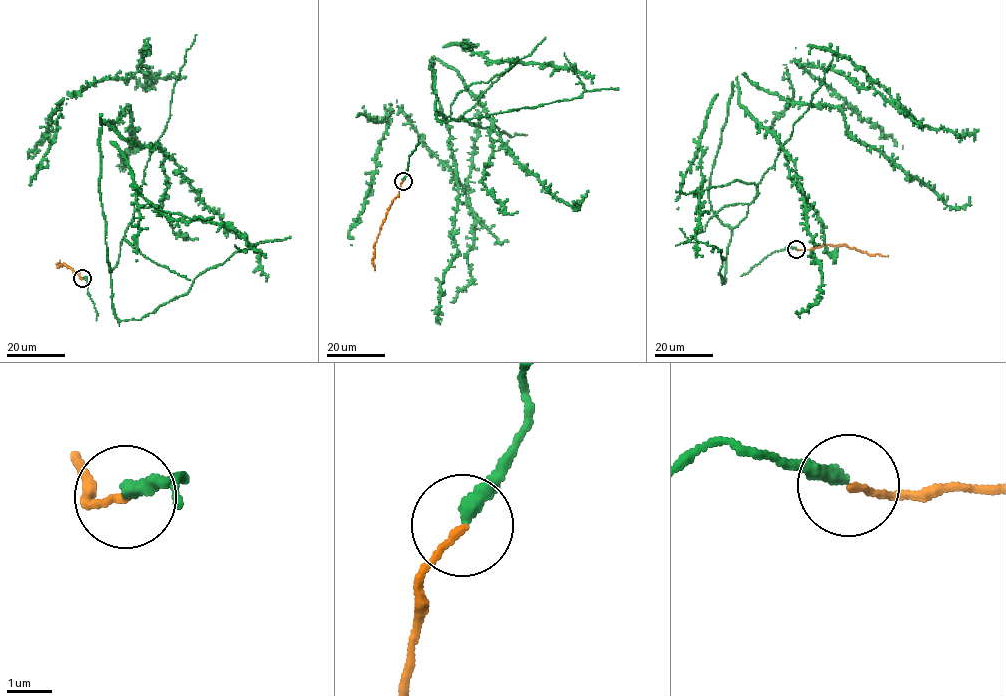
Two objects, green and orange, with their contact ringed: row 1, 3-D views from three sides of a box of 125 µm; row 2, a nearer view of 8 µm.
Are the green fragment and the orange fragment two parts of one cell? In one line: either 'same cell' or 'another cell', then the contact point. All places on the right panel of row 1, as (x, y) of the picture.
same cell; place (796, 249)

